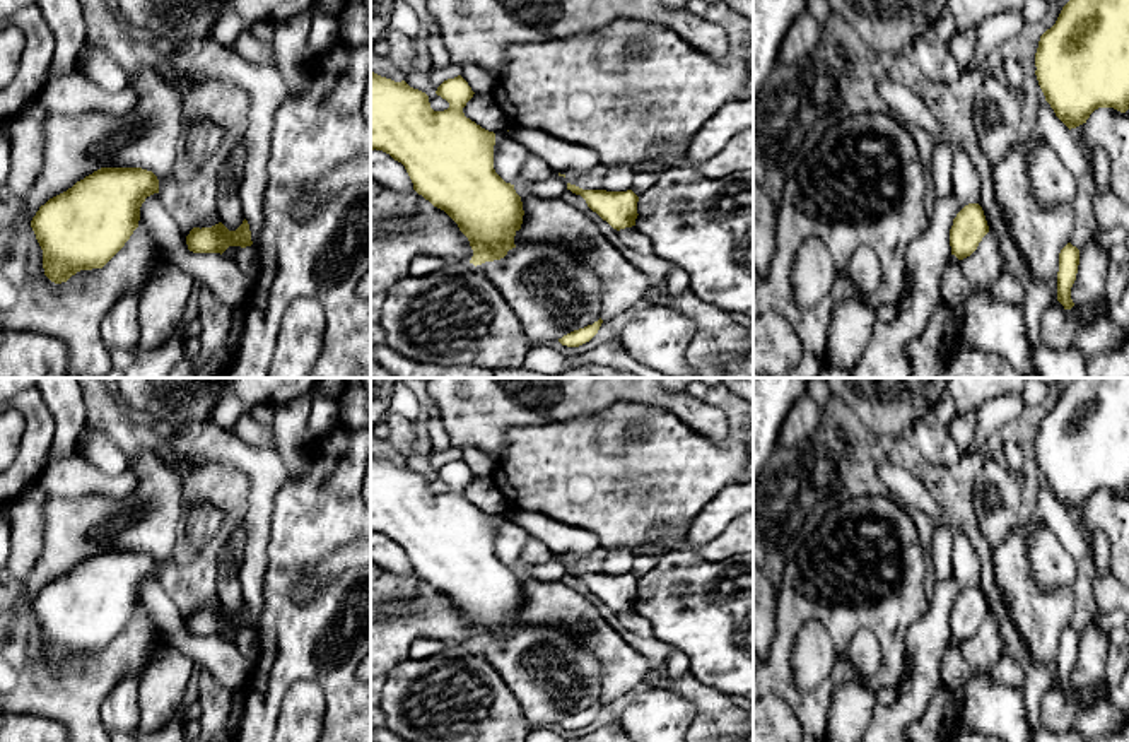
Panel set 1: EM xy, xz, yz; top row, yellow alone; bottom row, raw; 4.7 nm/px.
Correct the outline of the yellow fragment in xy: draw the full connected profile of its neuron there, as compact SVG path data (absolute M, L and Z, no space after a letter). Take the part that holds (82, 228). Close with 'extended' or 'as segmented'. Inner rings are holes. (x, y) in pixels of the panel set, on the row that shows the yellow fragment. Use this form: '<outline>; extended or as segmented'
M101 168L39 207L31 227L43 250L44 275L67 282L80 270L102 268L138 227L140 207L159 193L159 180L142 168Z; as segmented

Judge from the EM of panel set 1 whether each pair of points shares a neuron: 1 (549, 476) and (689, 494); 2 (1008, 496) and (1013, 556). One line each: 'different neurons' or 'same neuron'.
1: same neuron
2: different neurons

